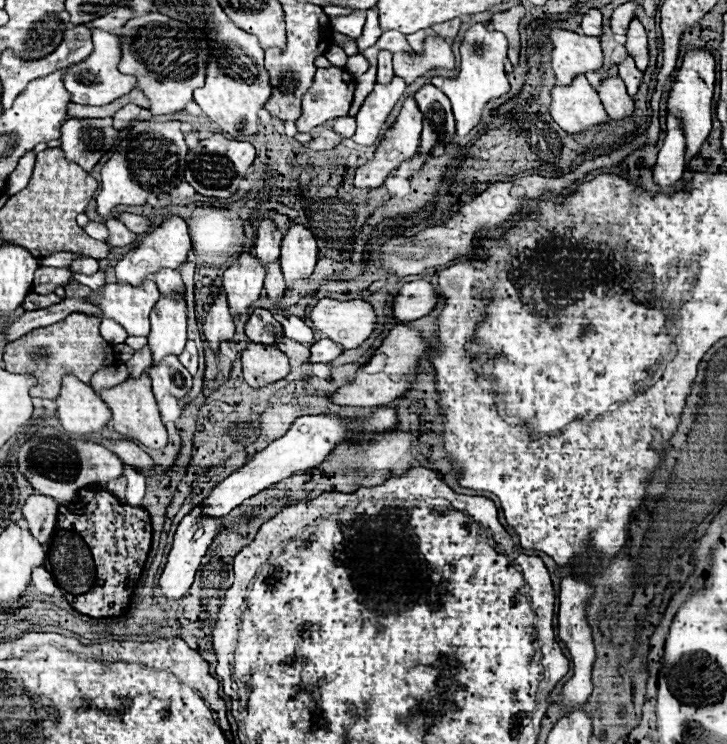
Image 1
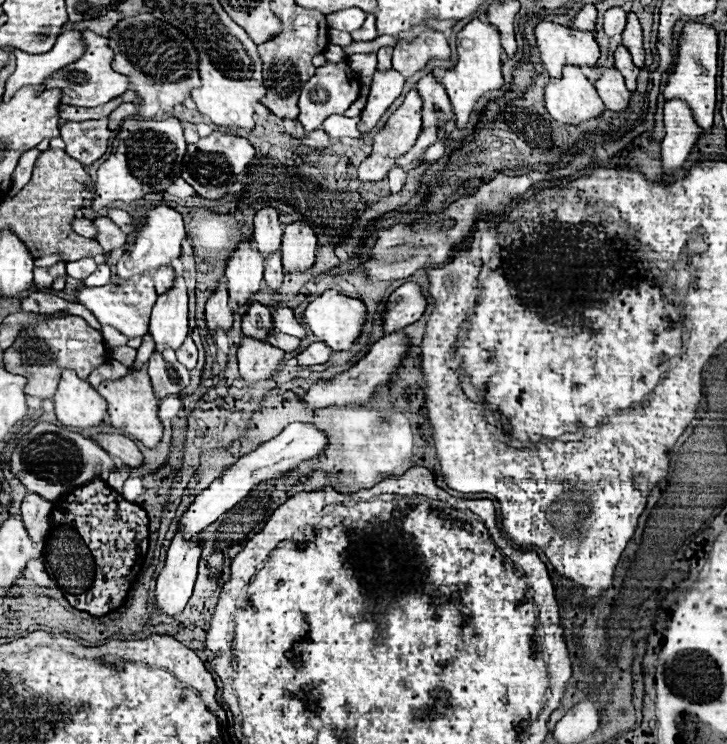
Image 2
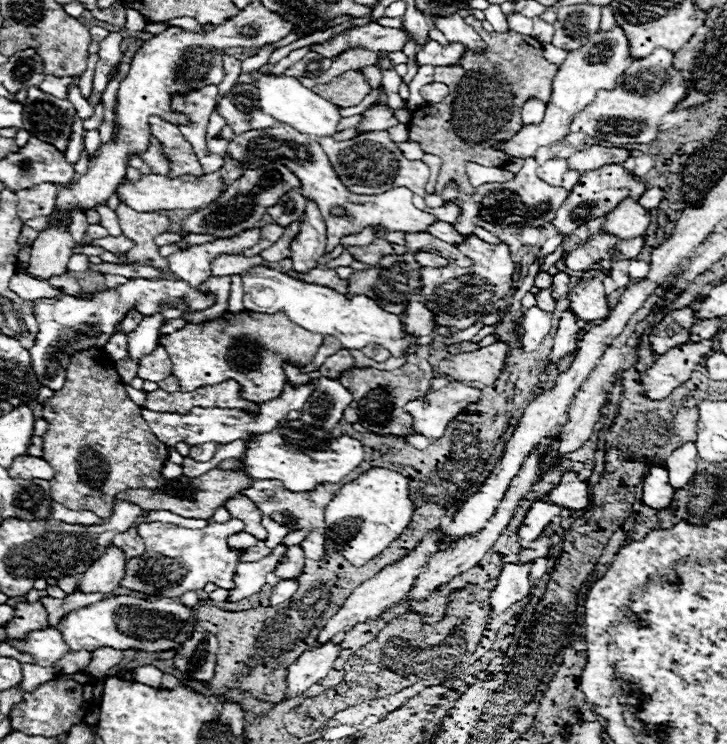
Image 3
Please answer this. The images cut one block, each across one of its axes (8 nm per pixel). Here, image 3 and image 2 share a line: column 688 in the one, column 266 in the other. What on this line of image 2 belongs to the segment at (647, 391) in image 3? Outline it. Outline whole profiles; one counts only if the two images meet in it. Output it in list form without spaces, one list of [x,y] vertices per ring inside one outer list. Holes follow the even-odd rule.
[[[242,336],[236,356],[242,378],[248,382],[260,382],[270,378],[278,370],[284,352],[280,348],[272,348],[262,340]]]

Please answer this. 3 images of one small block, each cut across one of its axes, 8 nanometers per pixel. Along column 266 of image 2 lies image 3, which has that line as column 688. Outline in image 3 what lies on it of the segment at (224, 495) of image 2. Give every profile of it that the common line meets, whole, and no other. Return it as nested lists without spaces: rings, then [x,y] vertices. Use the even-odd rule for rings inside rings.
[[[686,442],[680,448],[676,448],[668,458],[666,458],[666,468],[670,474],[670,482],[672,488],[682,488],[688,480],[694,478],[696,474],[696,460],[698,460],[698,452],[696,452],[696,444],[694,442]]]

